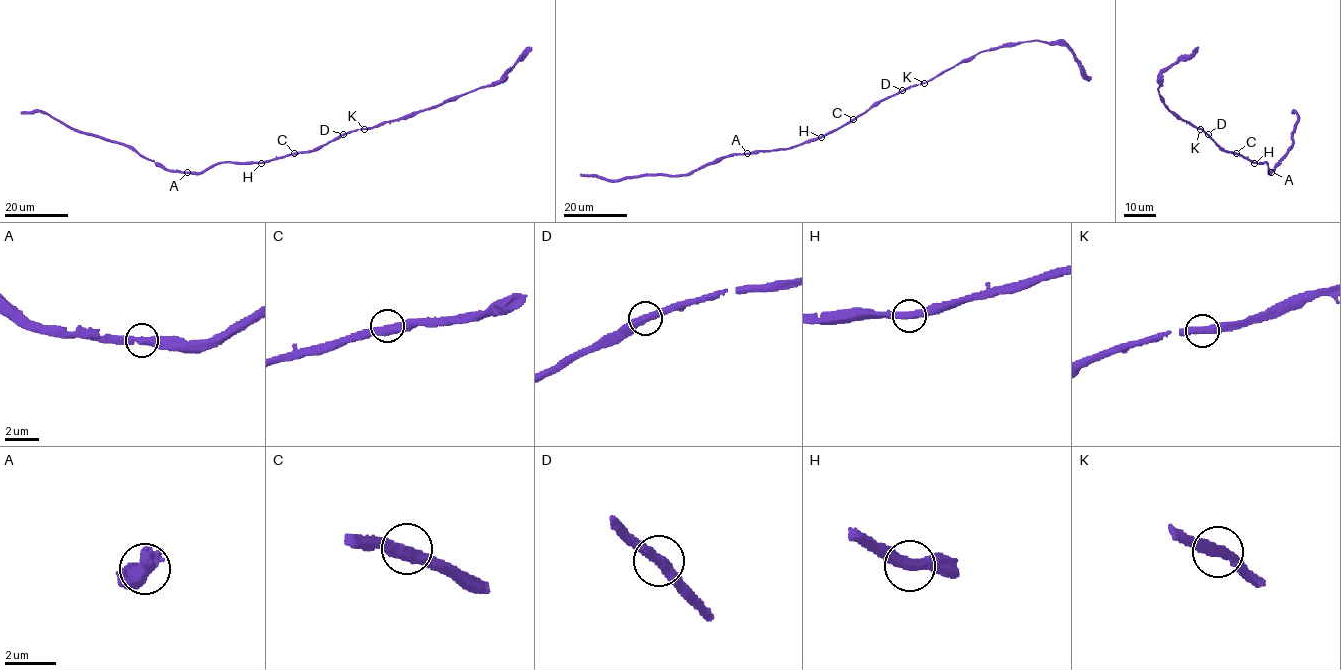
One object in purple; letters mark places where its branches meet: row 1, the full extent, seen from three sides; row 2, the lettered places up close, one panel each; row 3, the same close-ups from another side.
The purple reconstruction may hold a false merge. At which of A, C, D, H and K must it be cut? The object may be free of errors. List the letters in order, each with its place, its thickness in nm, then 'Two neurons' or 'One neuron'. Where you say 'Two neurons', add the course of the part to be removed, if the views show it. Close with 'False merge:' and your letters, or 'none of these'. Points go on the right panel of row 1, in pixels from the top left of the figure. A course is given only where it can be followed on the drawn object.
A: Place: (1271, 172). Thickness 400 nm. One neuron
C: Place: (1236, 153). Thickness 440 nm. One neuron
D: Place: (1208, 134). Thickness 400 nm. One neuron
H: Place: (1254, 163). Thickness 420 nm. One neuron
K: Place: (1200, 129). Thickness 360 nm. One neuron
False merge: none of these

